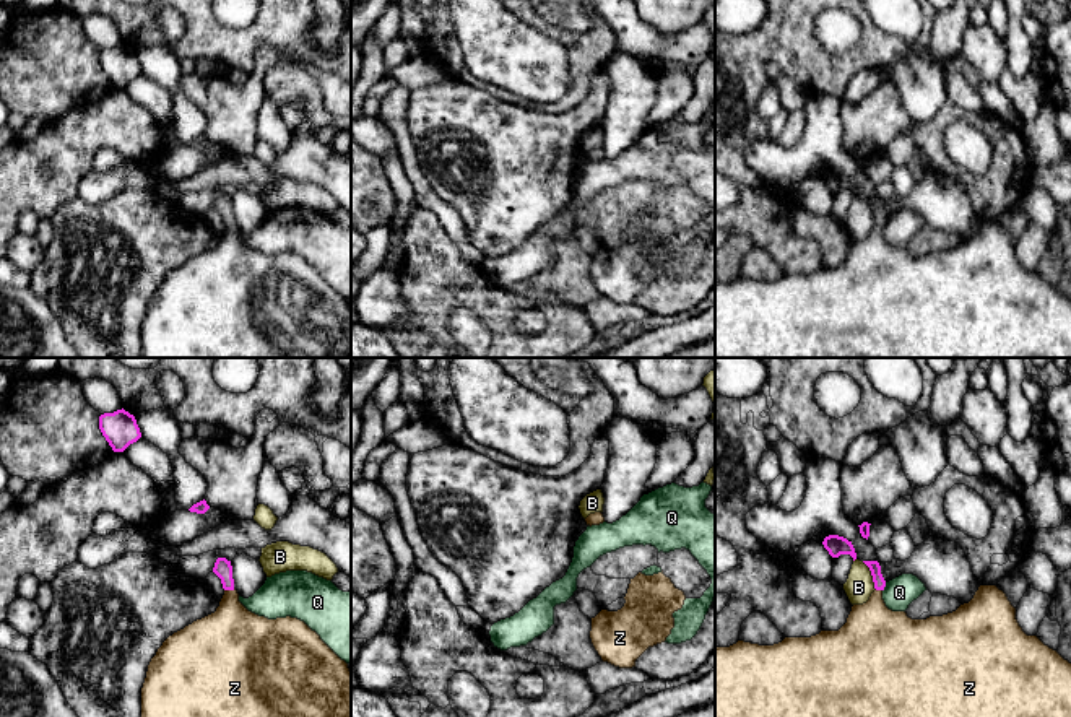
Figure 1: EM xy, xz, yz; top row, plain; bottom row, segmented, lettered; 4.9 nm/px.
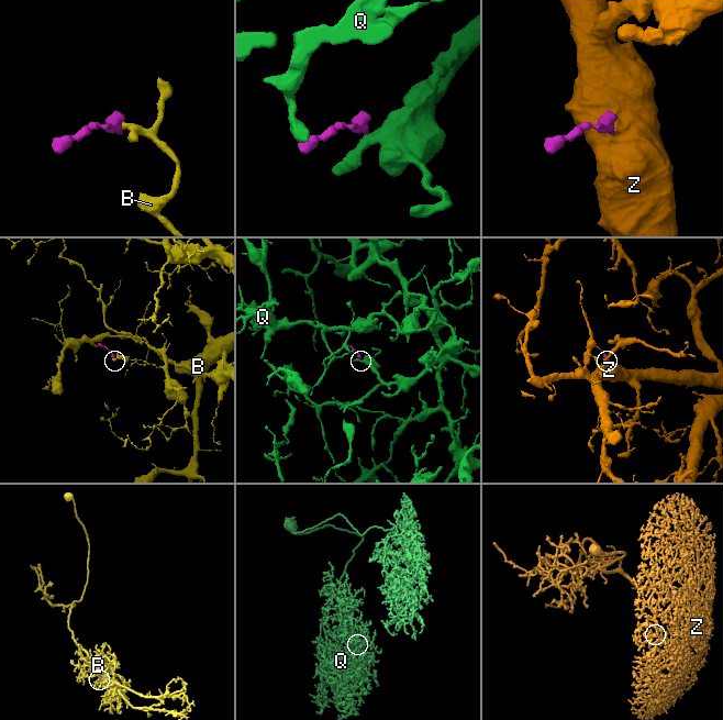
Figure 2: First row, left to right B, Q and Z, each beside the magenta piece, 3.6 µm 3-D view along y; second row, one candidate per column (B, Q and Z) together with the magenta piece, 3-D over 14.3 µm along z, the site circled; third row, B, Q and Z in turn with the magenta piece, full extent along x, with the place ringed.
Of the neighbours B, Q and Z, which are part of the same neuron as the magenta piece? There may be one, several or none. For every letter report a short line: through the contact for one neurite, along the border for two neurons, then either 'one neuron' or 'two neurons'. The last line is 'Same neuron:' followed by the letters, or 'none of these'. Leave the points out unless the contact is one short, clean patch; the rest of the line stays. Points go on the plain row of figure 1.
B: line yz (862, 197), (868, 204), (876, 225); two neurons
Q: line yz (886, 218), (883, 226); two neurons
Z: line xy (223, 205), (229, 225), (233, 275); one neuron
Same neuron: Z

